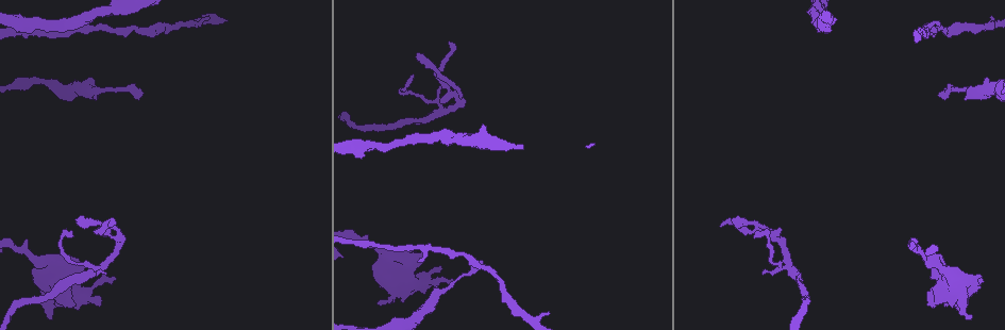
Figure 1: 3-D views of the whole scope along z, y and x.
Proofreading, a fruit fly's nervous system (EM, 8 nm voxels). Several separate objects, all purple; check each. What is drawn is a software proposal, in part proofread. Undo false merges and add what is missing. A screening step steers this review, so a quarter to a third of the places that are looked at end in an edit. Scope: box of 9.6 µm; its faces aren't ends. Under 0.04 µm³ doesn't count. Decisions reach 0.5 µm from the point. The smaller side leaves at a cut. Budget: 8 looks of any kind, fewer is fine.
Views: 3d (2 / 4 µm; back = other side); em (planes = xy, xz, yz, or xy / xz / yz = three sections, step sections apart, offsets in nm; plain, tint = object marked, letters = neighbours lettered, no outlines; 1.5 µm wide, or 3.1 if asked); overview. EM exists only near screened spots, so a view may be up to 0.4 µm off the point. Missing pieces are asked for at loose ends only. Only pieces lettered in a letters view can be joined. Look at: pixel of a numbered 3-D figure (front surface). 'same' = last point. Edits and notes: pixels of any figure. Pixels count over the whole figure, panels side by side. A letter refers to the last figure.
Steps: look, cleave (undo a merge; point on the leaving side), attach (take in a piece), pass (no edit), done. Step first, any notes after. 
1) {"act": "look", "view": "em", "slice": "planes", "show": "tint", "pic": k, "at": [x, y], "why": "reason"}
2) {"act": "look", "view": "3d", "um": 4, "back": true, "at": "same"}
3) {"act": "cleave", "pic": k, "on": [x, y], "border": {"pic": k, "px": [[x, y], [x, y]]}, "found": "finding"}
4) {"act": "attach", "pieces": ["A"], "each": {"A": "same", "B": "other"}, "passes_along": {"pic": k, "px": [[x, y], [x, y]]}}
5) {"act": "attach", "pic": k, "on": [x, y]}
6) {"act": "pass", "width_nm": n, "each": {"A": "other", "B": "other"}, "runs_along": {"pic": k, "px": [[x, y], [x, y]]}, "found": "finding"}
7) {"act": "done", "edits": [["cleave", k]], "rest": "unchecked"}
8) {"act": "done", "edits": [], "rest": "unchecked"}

{"act": "look", "view": "em", "slice": "planes", "show": "letters", "pic": 1, "at": [483, 262], "why": "thin end"}

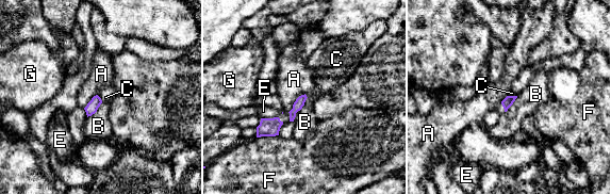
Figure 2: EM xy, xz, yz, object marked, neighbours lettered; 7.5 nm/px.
{"act": "pass", "each": {"A": "other", "B": "other", "C": "other", "E": "other", "F": "other", "G": "other"}, "border": {"pic": 2, "px": [[97, 95], [102, 101]]}, "found": "no lettered piece goes on from it"}

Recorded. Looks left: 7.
{"act": "look", "view": "em", "slice": "xy", "step": 8, "show": "letters", "pic": 1, "at": [209, 16], "why": "branch stops here"}

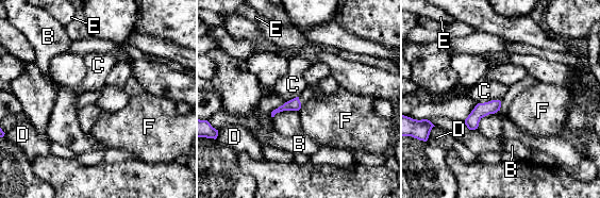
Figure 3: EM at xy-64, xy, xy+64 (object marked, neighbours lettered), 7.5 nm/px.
{"act": "look", "view": "em", "slice": "planes", "show": "letters", "at": "same"}

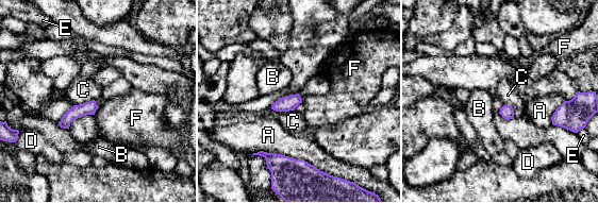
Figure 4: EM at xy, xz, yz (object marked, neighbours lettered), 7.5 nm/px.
{"act": "pass", "longest_contact_nm": ["A", 550], "each": {"A": "other", "B": "other", "C": "other", "D": "other", "E": "other", "F": "other"}, "border": {"pic": 4, "px": [[94, 99], [73, 105]]}, "found": "none of them fits"}

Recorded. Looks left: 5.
{"act": "look", "view": "3d", "um": 2, "pic": 1, "at": [115, 279], "why": "an open end"}

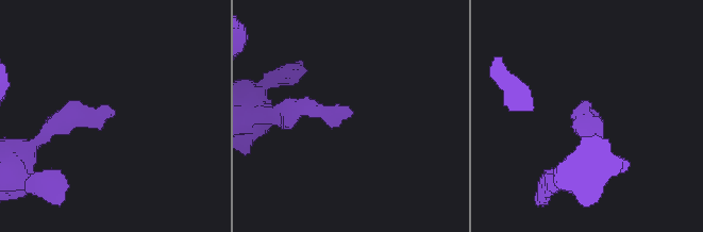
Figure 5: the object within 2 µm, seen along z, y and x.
{"act": "look", "view": "em", "slice": "planes", "show": "tint", "pic": 5, "at": [596, 112]}

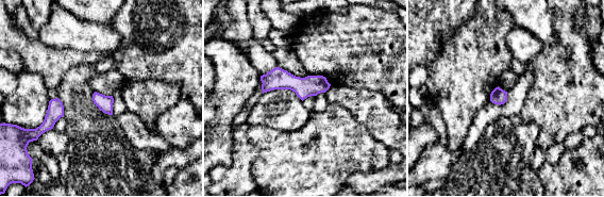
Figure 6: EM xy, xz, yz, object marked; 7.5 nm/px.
{"act": "look", "view": "em", "slice": "planes", "show": "letters", "at": "same", "why": "what lies round it"}

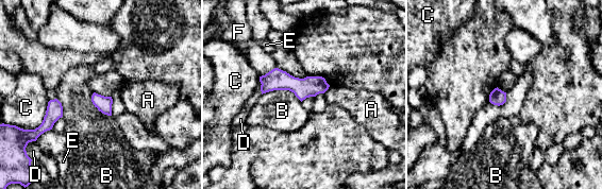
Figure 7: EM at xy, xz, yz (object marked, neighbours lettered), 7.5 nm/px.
{"act": "pass", "width_nm": 120, "each": {"A": "other", "B": "other", "C": "other", "D": "other", "E": "other", "F": "other"}, "runs_along": {"pic": 7, "px": [[262, 79], [297, 86], [325, 86]]}, "found": "no lettered piece goes on from it"}

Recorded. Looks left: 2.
{"act": "done", "edits": [], "rest": "unchecked"}

